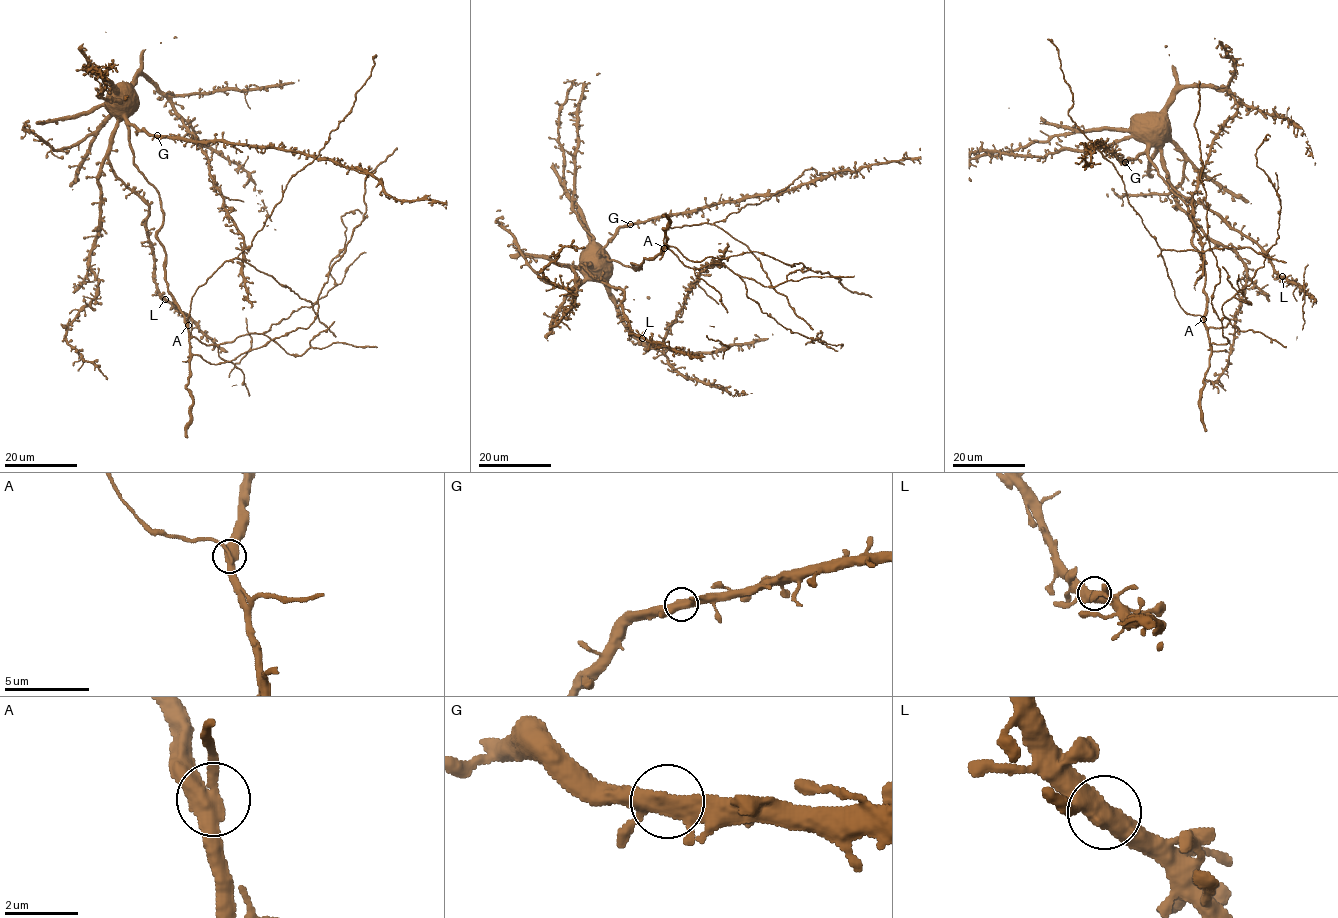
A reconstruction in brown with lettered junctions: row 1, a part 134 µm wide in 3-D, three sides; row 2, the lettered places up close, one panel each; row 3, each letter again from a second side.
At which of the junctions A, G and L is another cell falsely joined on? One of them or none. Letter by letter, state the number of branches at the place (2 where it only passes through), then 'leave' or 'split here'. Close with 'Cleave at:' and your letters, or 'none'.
A: branches 3; leave
G: branches 3; leave
L: branches 3; leave
Cleave at: none

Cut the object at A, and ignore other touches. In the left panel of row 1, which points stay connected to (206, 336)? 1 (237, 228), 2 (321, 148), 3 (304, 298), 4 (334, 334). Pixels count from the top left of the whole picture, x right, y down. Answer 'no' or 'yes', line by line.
1: yes
2: no
3: no
4: no

